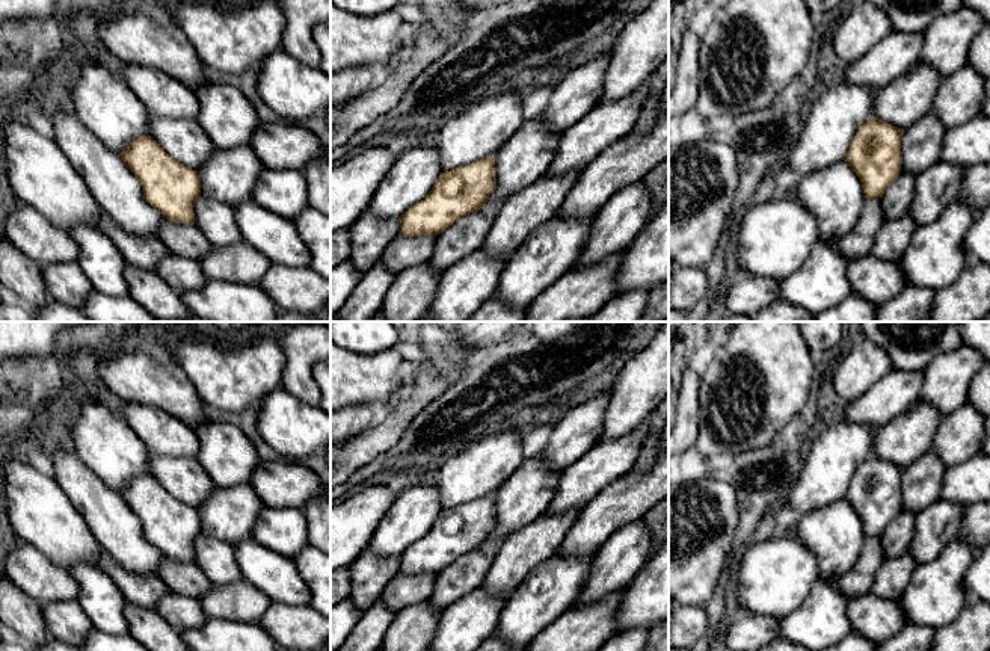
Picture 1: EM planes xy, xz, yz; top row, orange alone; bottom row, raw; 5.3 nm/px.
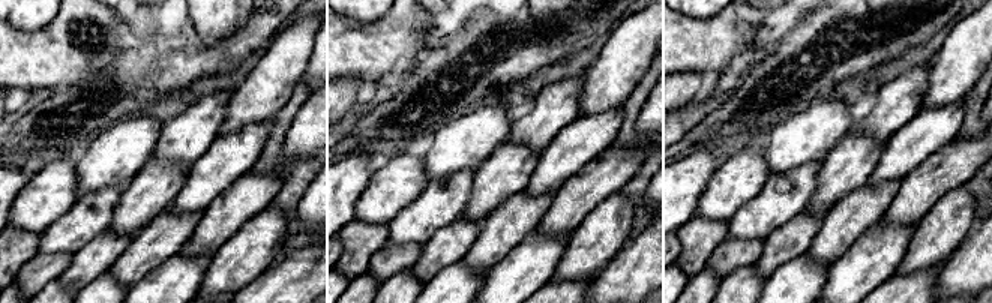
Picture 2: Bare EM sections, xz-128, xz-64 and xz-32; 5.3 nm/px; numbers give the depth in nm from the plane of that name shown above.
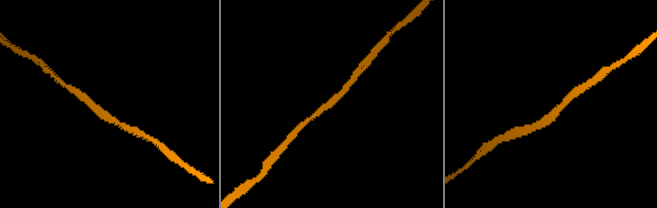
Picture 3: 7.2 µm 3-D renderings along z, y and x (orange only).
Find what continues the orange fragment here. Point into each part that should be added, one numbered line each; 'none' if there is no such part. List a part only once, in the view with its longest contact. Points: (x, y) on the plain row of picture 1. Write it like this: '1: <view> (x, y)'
none

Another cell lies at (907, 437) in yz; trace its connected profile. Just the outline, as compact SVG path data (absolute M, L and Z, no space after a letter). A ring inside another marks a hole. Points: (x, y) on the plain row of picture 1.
M916 402L874 437L874 456L907 468L931 450L942 415L927 402Z

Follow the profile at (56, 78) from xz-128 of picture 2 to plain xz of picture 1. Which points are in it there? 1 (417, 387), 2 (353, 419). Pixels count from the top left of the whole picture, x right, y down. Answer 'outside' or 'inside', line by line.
1: outside
2: outside

